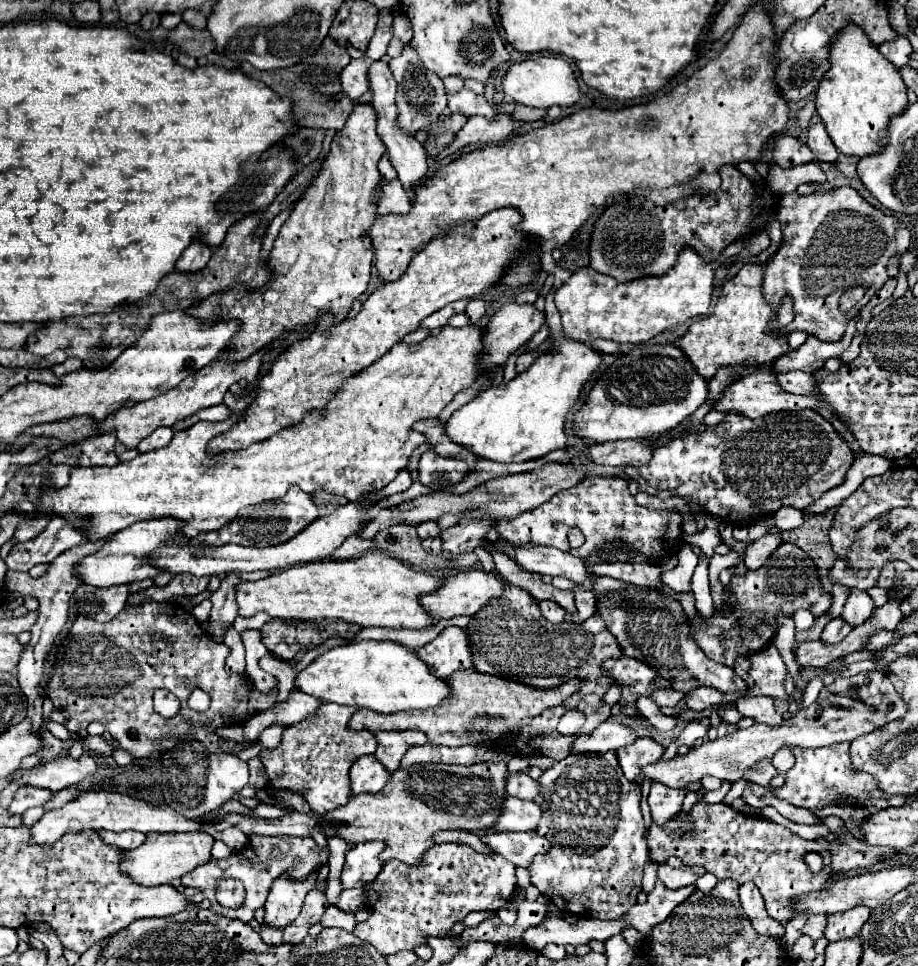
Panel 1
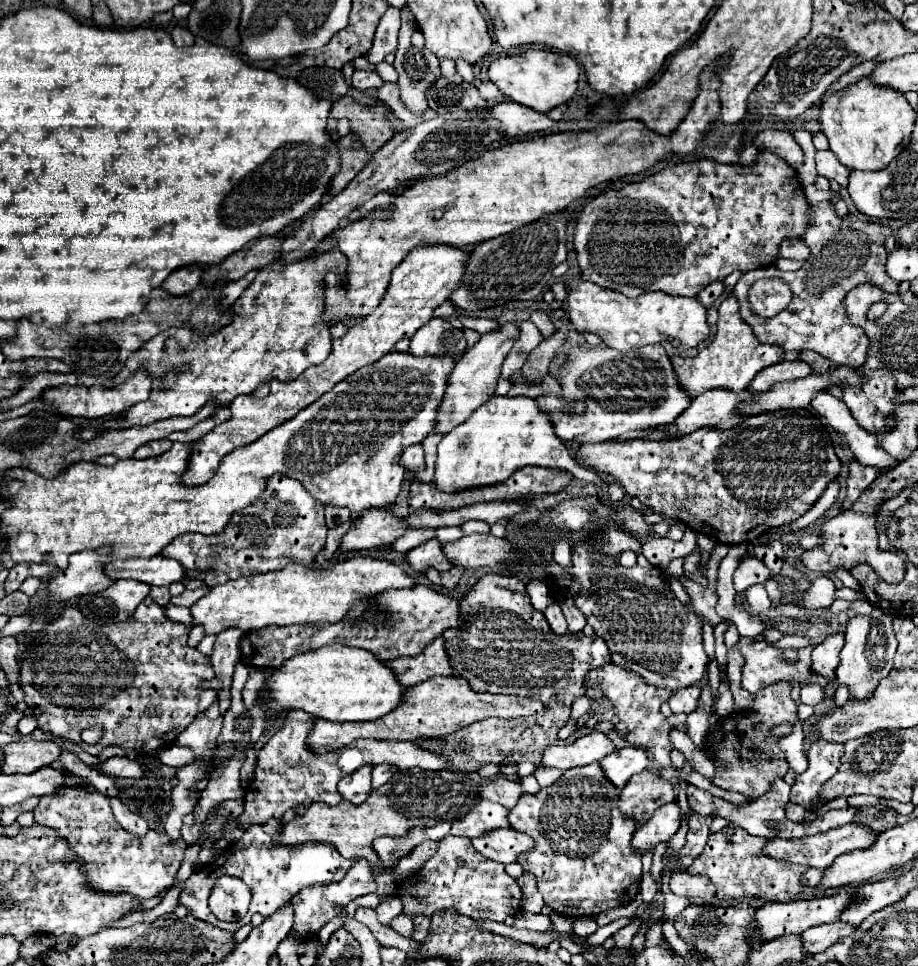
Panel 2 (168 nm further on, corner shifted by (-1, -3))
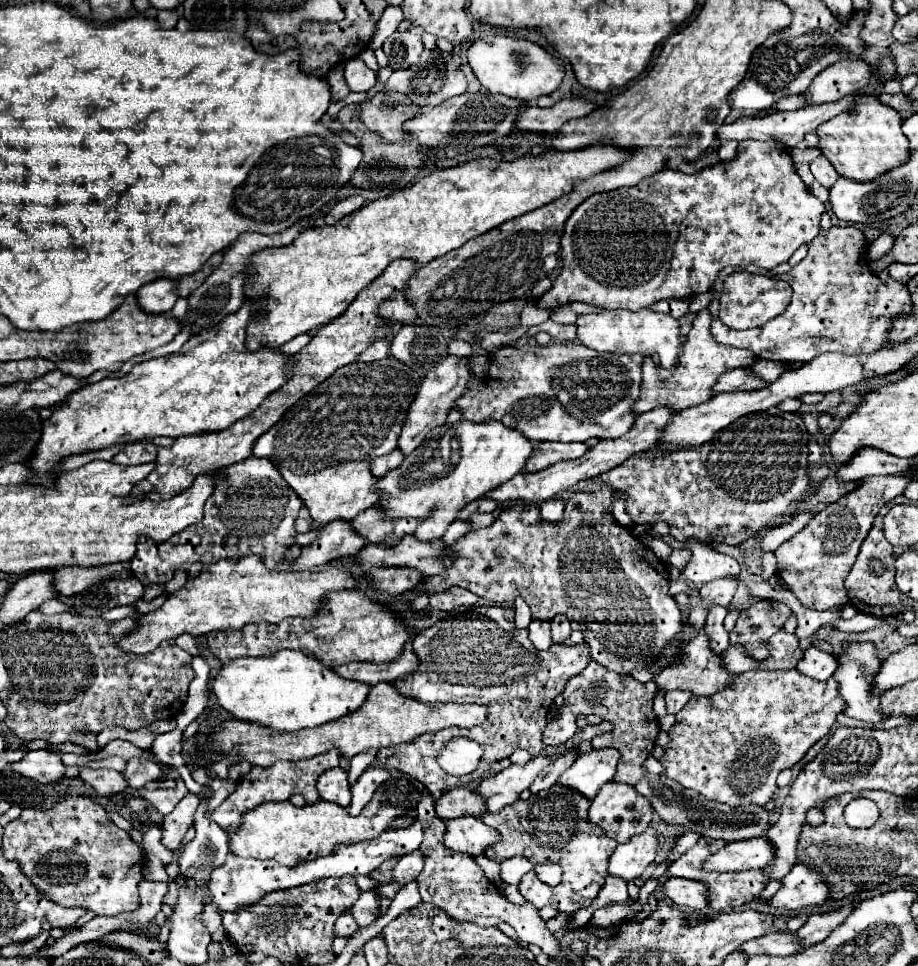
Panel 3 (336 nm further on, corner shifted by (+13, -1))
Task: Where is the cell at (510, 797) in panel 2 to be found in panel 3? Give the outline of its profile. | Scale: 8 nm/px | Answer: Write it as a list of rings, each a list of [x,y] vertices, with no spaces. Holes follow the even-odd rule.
[[[466,786],[452,788],[442,798],[436,800],[436,816],[440,820],[458,818],[462,814],[472,814],[472,816],[484,814],[482,798],[478,798],[478,794],[472,792],[470,788],[466,788]]]

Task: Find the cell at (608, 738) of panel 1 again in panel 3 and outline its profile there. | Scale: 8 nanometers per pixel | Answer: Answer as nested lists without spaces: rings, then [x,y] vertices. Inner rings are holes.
[[[536,756],[522,768],[512,764],[500,774],[494,774],[482,780],[476,790],[478,790],[478,796],[484,800],[486,812],[500,812],[504,806],[516,802],[518,794],[526,790],[534,782],[536,774],[542,768],[546,768],[554,758],[556,756]]]

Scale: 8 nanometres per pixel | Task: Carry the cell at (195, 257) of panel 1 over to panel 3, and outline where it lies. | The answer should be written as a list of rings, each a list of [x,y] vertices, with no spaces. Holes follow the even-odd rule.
[[[160,278],[158,282],[150,282],[150,284],[142,286],[136,292],[136,298],[138,298],[138,306],[144,312],[164,314],[174,308],[174,302],[178,300],[178,292],[176,292],[174,280]]]

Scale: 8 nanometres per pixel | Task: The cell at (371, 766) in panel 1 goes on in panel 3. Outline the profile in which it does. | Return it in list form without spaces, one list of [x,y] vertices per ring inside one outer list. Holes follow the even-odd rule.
[[[332,768],[318,778],[318,796],[324,802],[334,802],[342,808],[350,806],[350,784],[348,784],[348,772],[342,768]]]

